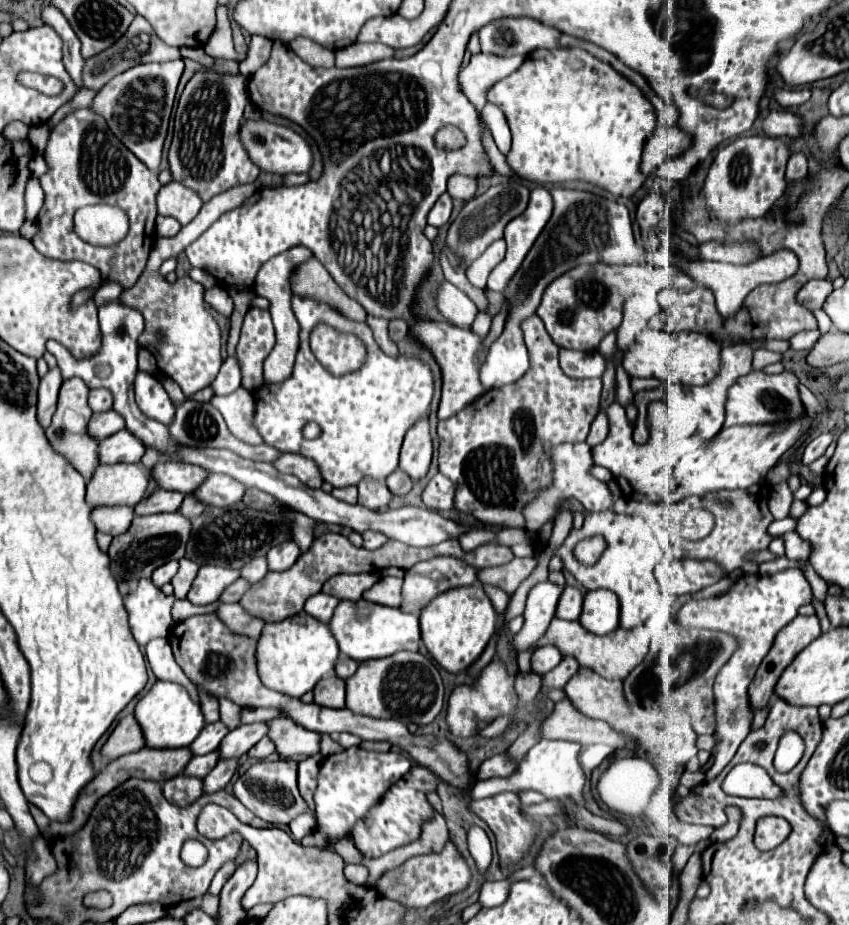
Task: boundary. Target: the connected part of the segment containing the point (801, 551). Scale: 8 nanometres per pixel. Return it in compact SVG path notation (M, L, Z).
M788 532L788 534L784 534L782 538L784 538L784 544L786 544L786 558L808 562L810 544L808 544L806 540L802 540L796 532Z

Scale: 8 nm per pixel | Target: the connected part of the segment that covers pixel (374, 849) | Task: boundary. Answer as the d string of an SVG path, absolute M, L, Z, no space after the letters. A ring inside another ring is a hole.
M412 766L412 770L406 776L402 776L382 796L382 800L374 808L370 808L366 818L358 820L358 824L350 830L350 840L362 852L362 856L378 858L378 856L382 856L398 846L404 846L404 844L418 840L420 832L422 832L422 824L426 820L430 820L430 812L434 812L426 794L436 792L438 784L440 784L440 780L434 772L430 772L424 766Z

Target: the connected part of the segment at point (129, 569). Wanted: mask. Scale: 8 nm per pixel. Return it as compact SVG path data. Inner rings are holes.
M178 512L138 516L132 520L130 530L112 540L108 548L110 570L116 580L126 580L136 584L138 578L150 578L158 566L170 560L180 560L184 556L188 538L190 538L190 520L186 520Z

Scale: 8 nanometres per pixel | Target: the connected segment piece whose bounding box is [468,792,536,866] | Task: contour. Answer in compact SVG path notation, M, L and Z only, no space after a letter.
M500 792L492 798L482 798L482 800L472 800L468 804L470 812L474 812L478 818L482 818L490 830L494 832L496 836L496 844L498 844L498 854L500 854L500 862L504 866L508 864L516 864L522 854L528 850L532 838L534 838L534 830L536 830L536 822L528 820L522 816L520 812L520 802L518 802L518 796L514 792Z

